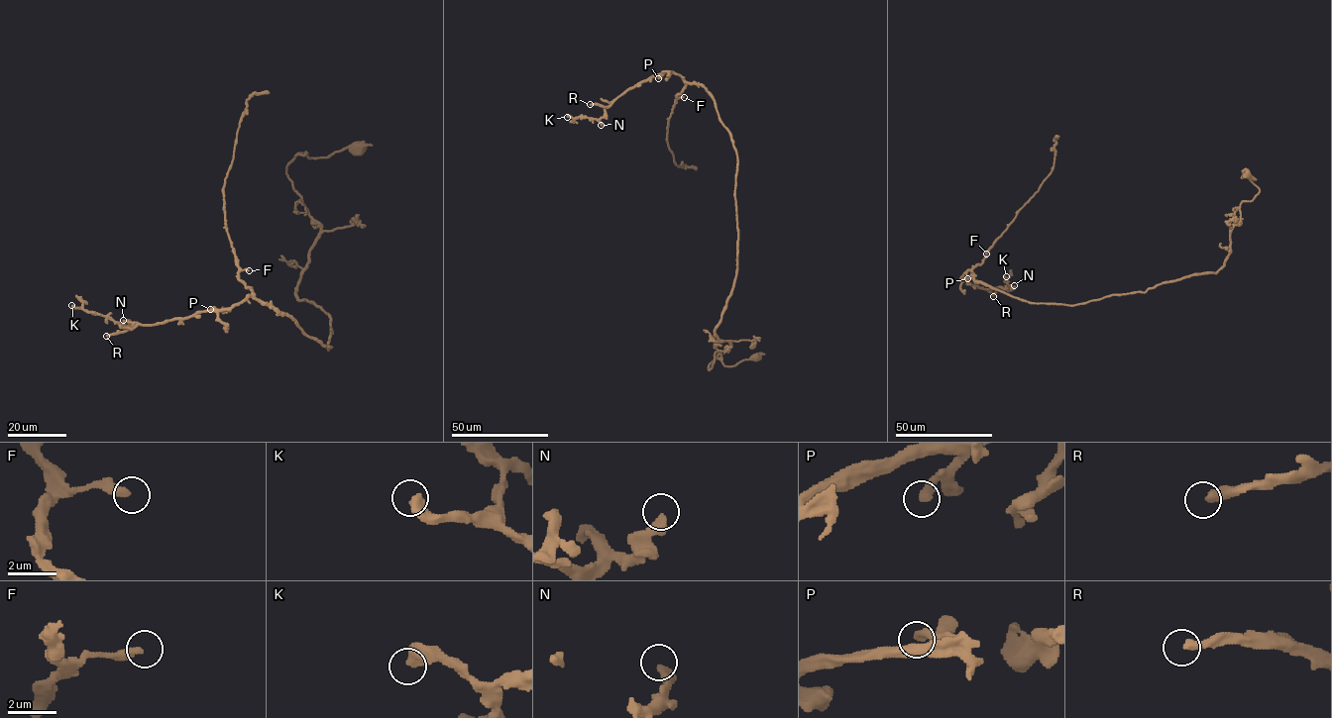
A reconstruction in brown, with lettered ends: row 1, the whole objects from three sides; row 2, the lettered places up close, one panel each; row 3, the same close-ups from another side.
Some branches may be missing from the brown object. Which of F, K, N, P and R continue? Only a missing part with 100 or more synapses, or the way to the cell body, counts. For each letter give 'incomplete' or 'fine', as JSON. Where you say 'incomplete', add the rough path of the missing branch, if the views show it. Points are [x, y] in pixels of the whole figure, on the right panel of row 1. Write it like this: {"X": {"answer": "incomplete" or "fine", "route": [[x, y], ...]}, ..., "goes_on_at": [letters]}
{"F": {"answer": "fine"}, "K": {"answer": "fine"}, "N": {"answer": "fine"}, "P": {"answer": "fine"}, "R": {"answer": "incomplete", "route": [[993, 296], [991, 294], [999, 286], [1011, 285], [1019, 273]]}, "goes_on_at": ["R"]}

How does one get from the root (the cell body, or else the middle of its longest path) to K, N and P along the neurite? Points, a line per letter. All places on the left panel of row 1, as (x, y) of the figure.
K: (358, 149), (286, 168), (320, 226), (296, 296), (330, 317), (328, 349), (252, 296), (126, 326), (71, 305)
N: (358, 149), (297, 153), (286, 168), (320, 226), (296, 296), (330, 317), (328, 349), (252, 296), (123, 320)
P: (358, 149), (297, 153), (286, 168), (320, 226), (296, 296), (330, 317), (330, 347), (252, 296), (210, 309)

